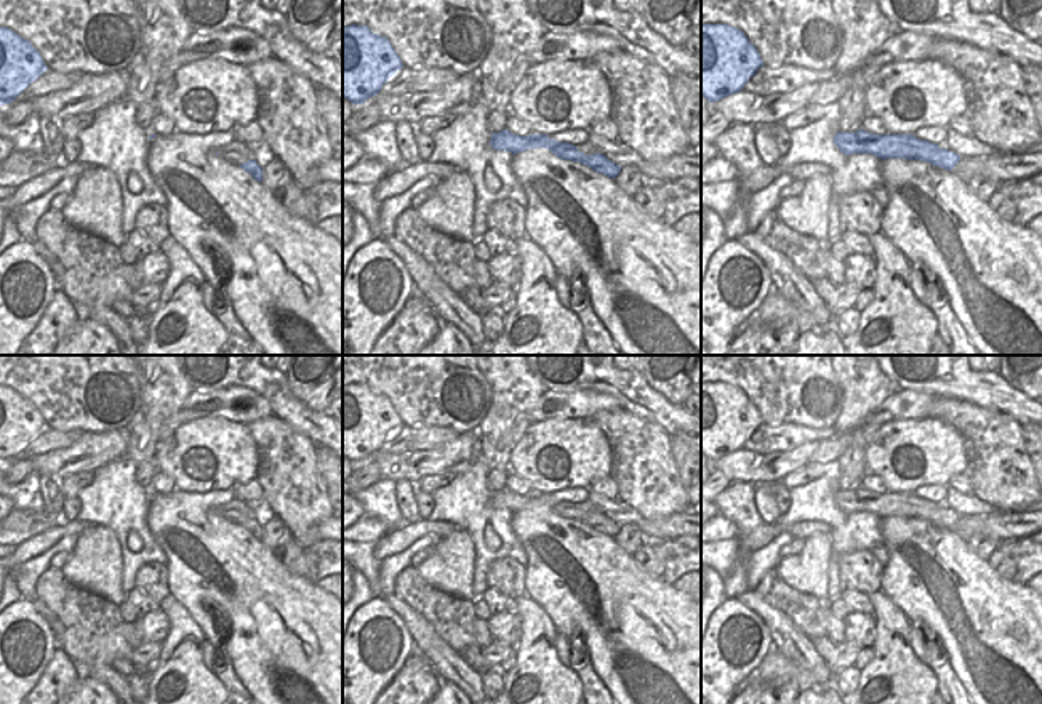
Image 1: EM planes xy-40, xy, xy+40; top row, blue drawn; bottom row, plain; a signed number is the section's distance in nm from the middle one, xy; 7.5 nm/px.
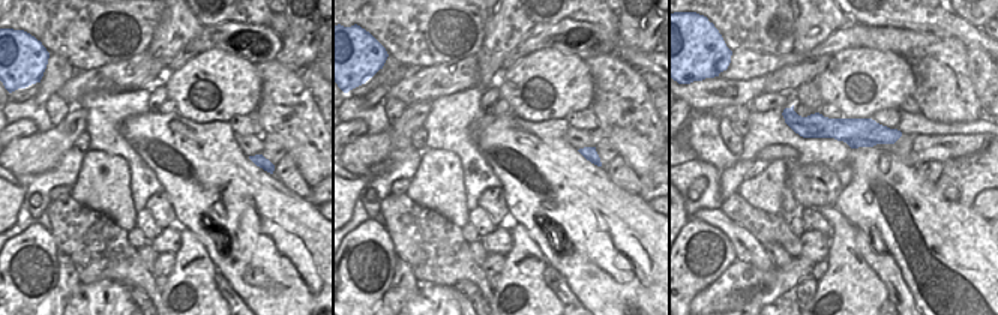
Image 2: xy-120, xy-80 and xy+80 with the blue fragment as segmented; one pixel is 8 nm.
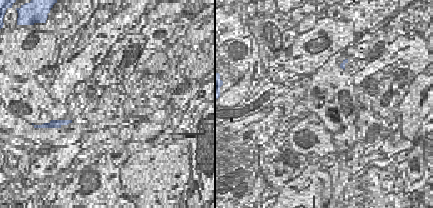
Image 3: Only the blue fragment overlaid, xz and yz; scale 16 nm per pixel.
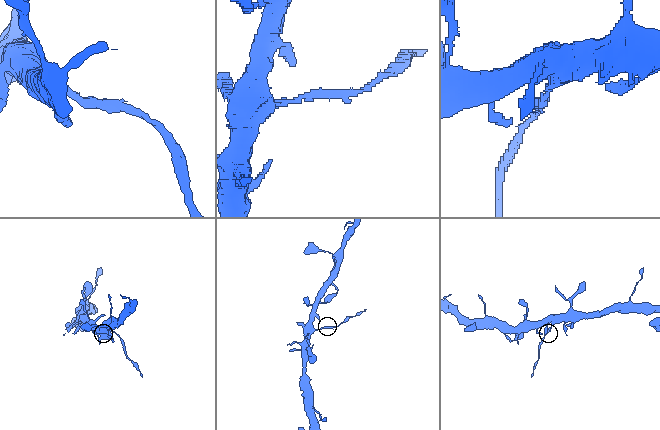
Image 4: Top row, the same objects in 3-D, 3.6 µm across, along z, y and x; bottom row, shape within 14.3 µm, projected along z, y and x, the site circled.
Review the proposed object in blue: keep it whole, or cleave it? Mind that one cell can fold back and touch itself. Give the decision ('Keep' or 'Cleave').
Cleave.

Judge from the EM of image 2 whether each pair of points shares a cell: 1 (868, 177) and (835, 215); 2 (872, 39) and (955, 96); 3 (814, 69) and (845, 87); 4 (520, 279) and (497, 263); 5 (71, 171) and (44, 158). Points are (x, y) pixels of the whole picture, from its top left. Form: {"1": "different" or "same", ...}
{"1": "different", "2": "same", "3": "different", "4": "different", "5": "different"}

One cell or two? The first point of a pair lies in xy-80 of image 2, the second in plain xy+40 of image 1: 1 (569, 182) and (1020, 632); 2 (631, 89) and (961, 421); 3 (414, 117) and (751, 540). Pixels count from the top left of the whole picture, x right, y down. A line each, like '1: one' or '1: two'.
1: one
2: one
3: two

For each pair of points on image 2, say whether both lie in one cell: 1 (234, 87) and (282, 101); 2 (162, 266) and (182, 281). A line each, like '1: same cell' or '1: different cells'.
1: different cells
2: different cells

